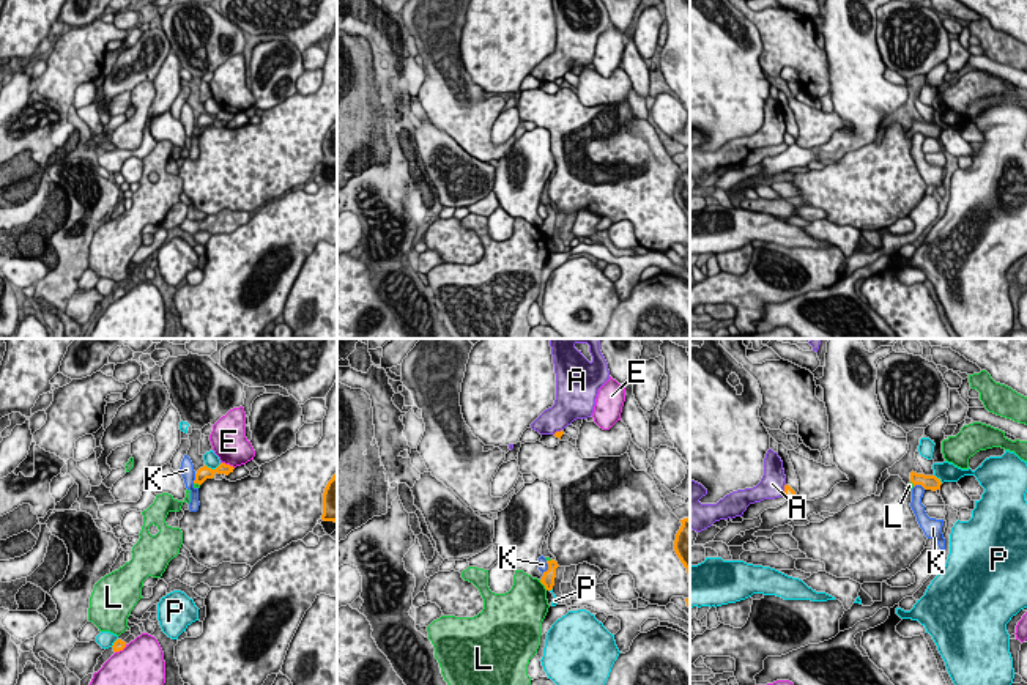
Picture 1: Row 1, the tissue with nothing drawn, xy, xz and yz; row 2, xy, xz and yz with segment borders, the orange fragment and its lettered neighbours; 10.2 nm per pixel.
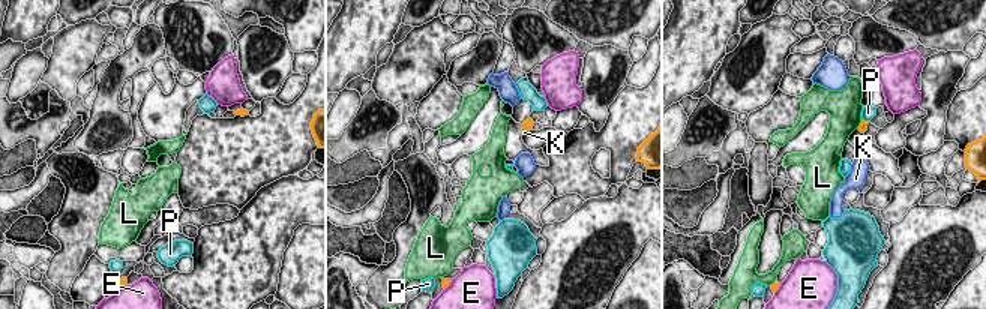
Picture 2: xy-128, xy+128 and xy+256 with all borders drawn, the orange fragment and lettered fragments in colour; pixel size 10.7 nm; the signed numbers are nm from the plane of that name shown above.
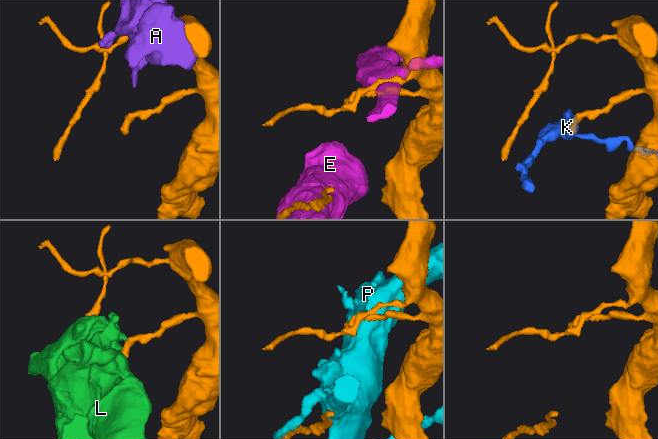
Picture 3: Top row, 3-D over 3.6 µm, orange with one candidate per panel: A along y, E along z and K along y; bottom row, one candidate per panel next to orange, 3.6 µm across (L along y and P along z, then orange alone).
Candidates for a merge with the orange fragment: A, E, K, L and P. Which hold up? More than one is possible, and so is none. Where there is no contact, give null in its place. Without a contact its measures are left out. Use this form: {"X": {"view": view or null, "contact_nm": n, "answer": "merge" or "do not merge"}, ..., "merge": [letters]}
{"A": {"view": "yz", "contact_nm": 110, "answer": "do not merge"}, "E": {"view": "xy", "contact_nm": 160, "answer": "do not merge"}, "K": {"view": "yz", "contact_nm": 130, "answer": "do not merge"}, "L": {"view": "xz", "contact_nm": 140, "answer": "do not merge"}, "P": {"view": "xy", "contact_nm": 180, "answer": "do not merge"}, "merge": []}

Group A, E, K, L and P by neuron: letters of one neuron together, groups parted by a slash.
A / E / K / L / P

